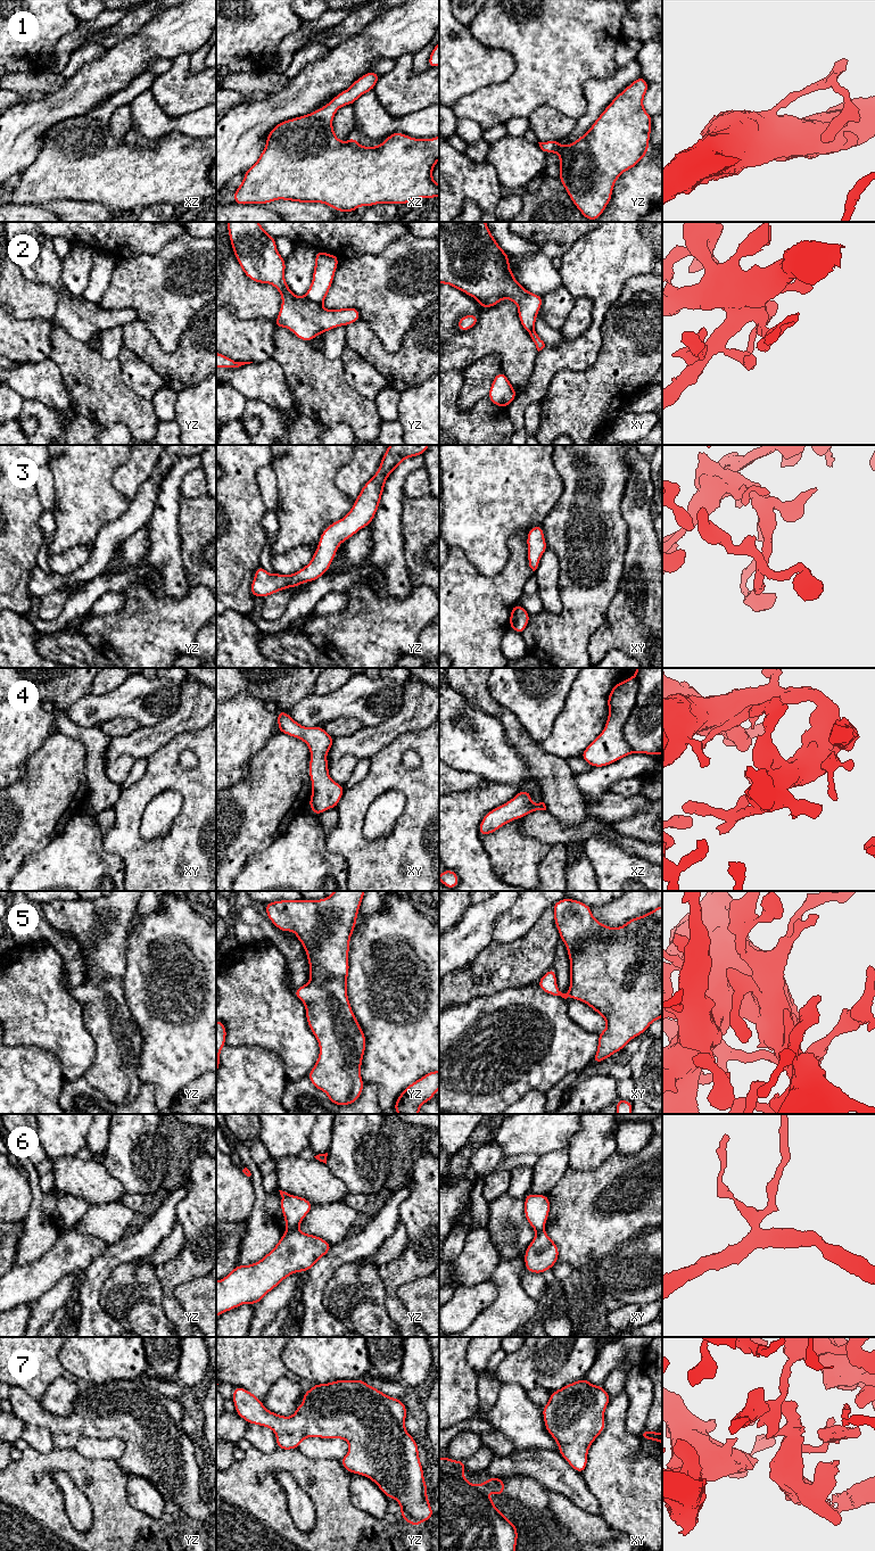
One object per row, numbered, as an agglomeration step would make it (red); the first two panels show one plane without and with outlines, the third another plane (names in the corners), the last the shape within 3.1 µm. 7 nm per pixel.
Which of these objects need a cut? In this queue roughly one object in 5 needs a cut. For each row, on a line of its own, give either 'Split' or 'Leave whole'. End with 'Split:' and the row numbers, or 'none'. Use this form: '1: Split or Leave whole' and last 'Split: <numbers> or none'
1: Leave whole
2: Leave whole
3: Leave whole
4: Leave whole
5: Leave whole
6: Split
7: Leave whole
Split: 6

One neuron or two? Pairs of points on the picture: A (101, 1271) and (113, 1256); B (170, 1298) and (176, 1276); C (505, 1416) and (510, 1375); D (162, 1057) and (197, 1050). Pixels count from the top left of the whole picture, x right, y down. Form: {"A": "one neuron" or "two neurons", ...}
{"A": "one neuron", "B": "one neuron", "C": "two neurons", "D": "one neuron"}

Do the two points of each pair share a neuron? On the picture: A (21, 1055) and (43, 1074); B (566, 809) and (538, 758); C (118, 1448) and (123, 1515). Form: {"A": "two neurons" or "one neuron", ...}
{"A": "one neuron", "B": "one neuron", "C": "two neurons"}

